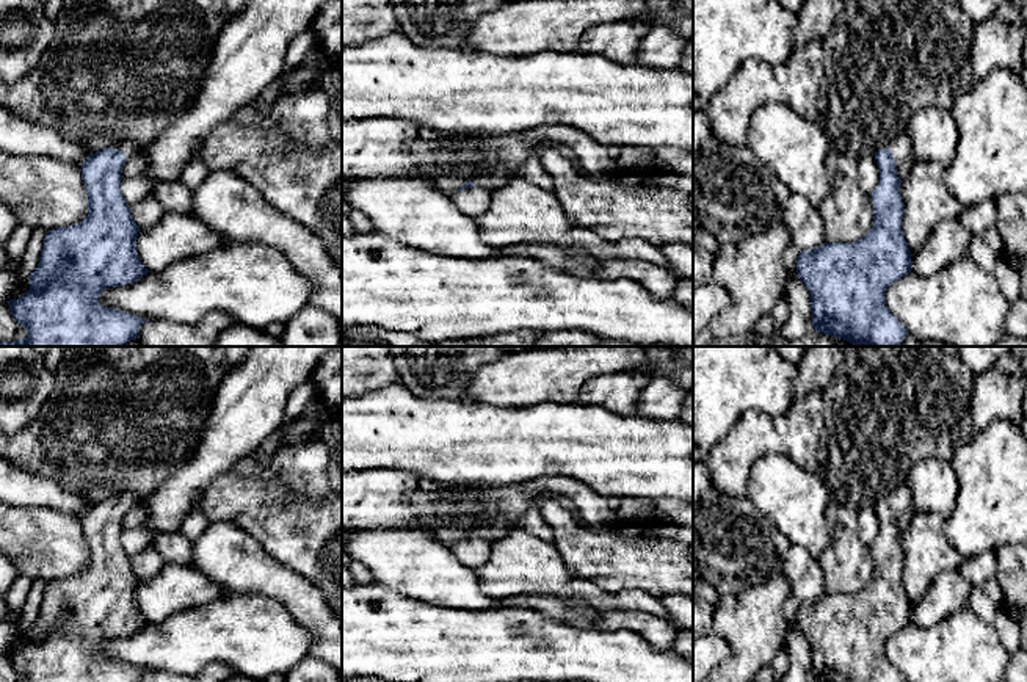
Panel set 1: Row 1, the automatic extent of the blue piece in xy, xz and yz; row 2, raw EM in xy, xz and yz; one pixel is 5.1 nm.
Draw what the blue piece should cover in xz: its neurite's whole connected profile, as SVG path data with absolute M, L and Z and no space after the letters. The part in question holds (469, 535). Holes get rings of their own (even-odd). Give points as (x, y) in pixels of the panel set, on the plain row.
M467 533L453 544L450 550L464 566L477 569L489 560L492 542L474 533Z

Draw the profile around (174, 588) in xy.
M165 561L151 580L138 583L136 605L149 622L161 622L174 613L218 600L226 588L194 568Z

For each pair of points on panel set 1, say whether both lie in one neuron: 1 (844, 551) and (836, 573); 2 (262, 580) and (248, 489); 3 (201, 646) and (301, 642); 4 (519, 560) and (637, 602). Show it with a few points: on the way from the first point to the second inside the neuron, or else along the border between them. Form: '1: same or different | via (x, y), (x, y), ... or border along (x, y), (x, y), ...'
1: same | via (844, 555), (841, 568)
2: different | border along (224, 521), (240, 526), (284, 565)
3: same | via (226, 642), (276, 642)
4: same | via (549, 574), (568, 587), (585, 590), (607, 601)

